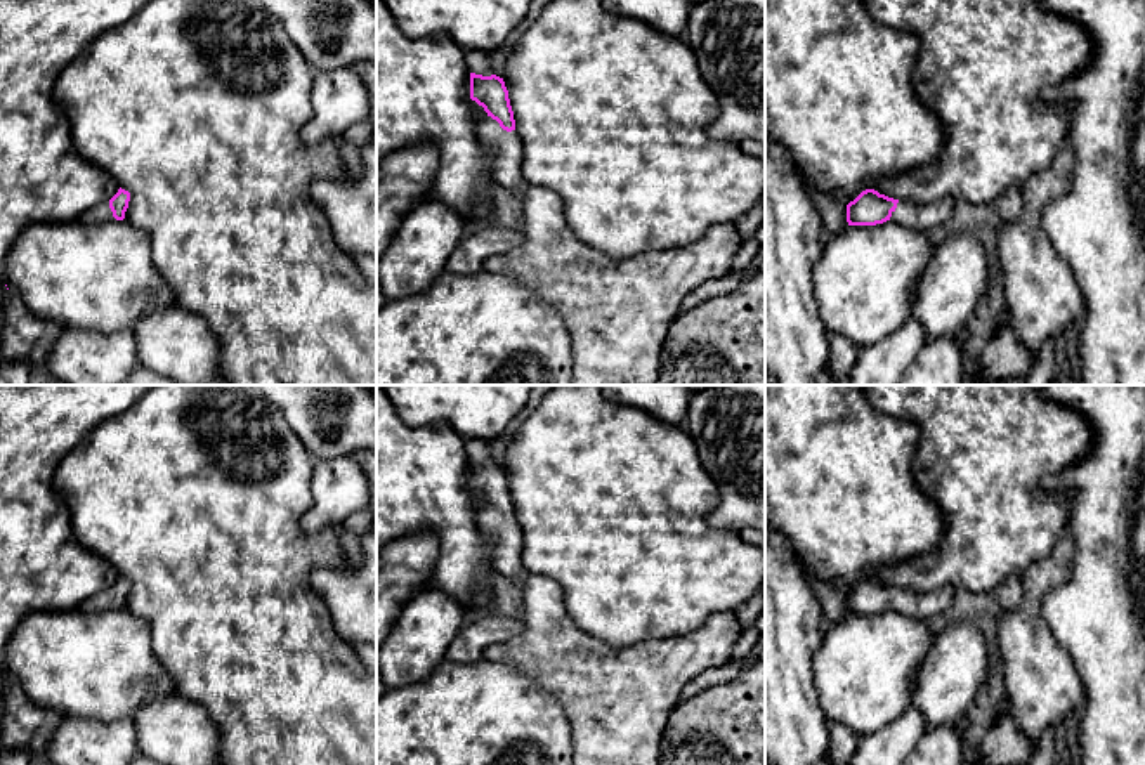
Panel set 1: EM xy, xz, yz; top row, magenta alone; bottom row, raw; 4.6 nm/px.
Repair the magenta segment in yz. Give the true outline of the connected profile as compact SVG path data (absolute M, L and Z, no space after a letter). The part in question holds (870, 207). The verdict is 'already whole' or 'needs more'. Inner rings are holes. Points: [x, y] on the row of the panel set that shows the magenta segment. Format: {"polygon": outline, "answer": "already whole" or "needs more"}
{"polygon": "M866 189L847 205L847 222L848 226L876 226L893 220L907 229L930 232L951 217L956 203L954 198L940 198L933 203L918 205Z", "answer": "needs more"}

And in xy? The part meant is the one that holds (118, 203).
{"polygon": "M120 187L109 201L92 206L88 212L95 222L123 220L128 201L130 193Z", "answer": "needs more"}

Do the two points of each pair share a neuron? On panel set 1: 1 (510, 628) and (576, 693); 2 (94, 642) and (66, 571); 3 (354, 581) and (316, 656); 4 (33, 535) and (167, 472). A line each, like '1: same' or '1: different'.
1: different
2: different
3: different
4: different

